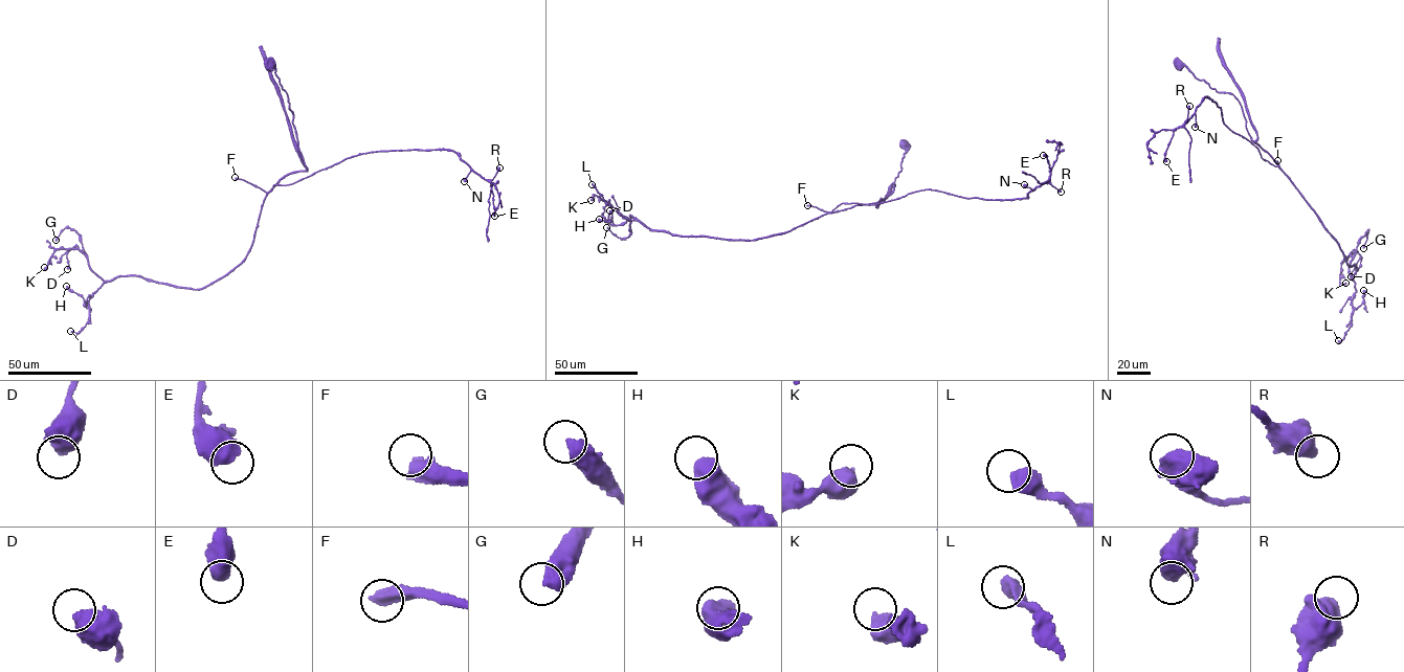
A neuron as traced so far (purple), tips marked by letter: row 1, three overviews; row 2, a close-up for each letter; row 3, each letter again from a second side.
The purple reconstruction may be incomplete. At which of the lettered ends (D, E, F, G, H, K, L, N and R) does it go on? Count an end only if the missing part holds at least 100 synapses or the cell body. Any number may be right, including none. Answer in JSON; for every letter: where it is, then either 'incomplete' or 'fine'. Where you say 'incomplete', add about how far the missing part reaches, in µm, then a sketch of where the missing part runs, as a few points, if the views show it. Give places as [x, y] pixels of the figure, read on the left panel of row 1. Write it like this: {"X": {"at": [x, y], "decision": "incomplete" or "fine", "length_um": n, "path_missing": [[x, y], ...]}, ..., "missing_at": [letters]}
{"D": {"at": [67, 269], "decision": "fine"}, "E": {"at": [494, 216], "decision": "fine"}, "F": {"at": [235, 177], "decision": "incomplete", "length_um": 140, "path_missing": [[235, 177], [201, 179], [191, 168], [182, 166], [126, 191], [108, 208], [112, 213], [143, 215]]}, "G": {"at": [56, 240], "decision": "fine"}, "H": {"at": [66, 286], "decision": "fine"}, "K": {"at": [44, 267], "decision": "fine"}, "L": {"at": [70, 331], "decision": "fine"}, "N": {"at": [464, 181], "decision": "fine"}, "R": {"at": [499, 168], "decision": "fine"}, "missing_at": ["F"]}

